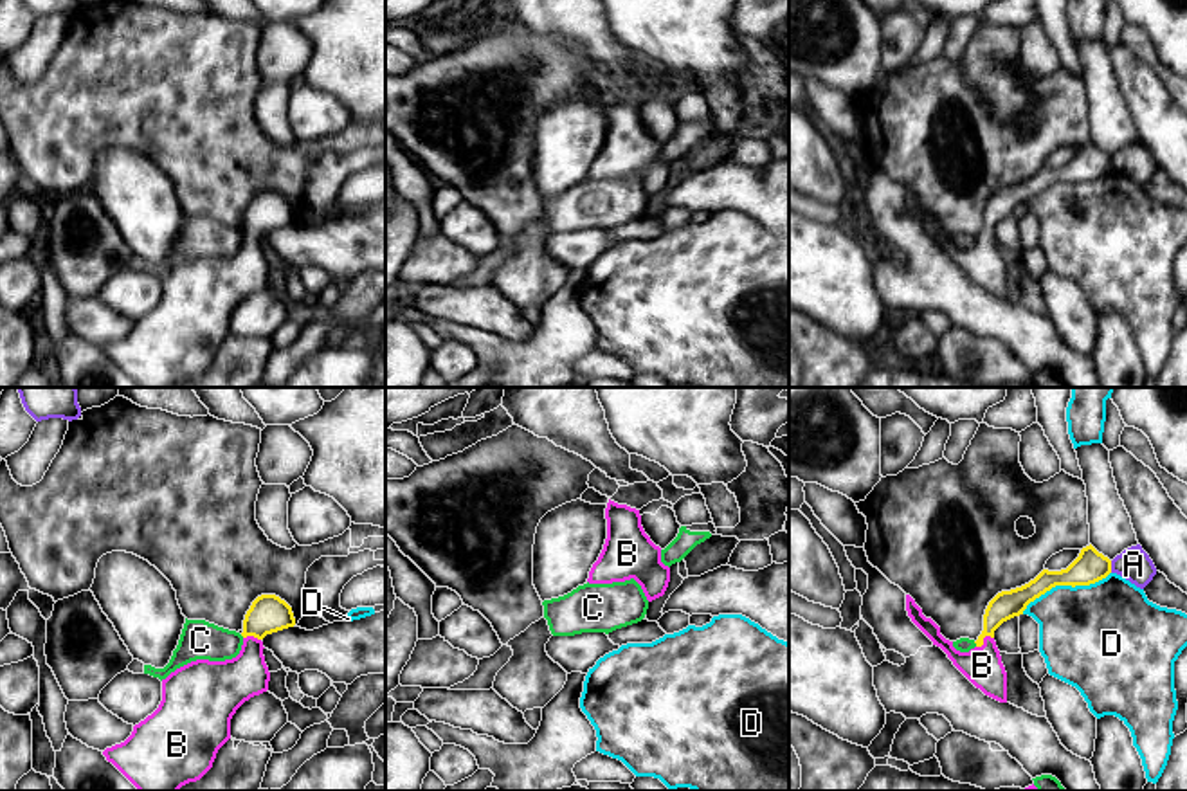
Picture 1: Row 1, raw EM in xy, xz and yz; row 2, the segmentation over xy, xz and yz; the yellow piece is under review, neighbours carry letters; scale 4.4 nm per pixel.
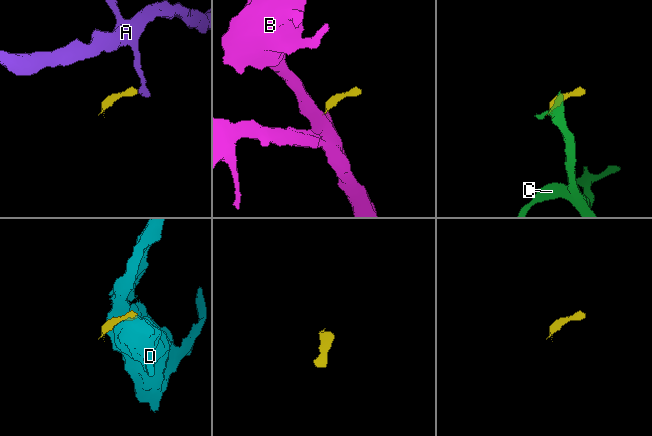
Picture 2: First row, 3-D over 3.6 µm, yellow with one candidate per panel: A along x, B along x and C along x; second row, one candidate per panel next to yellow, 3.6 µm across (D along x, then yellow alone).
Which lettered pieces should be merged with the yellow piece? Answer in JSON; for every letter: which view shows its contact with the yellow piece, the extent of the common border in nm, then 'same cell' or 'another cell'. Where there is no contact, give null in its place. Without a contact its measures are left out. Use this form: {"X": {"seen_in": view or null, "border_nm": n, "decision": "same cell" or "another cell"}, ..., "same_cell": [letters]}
{"A": {"seen_in": "yz", "border_nm": 60, "decision": "another cell"}, "B": {"seen_in": "yz", "border_nm": 90, "decision": "same cell"}, "C": {"seen_in": "yz", "border_nm": 30, "decision": "another cell"}, "D": {"seen_in": "yz", "border_nm": 440, "decision": "another cell"}, "same_cell": ["B"]}

